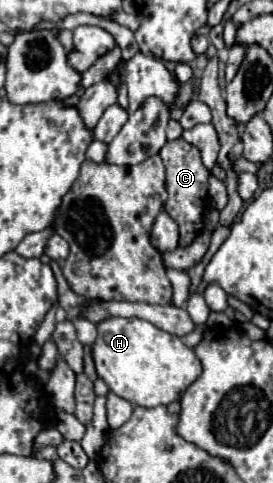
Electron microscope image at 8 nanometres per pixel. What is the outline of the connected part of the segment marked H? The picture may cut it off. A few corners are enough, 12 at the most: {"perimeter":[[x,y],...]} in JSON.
{"perimeter":[[141,318],[97,324],[109,390],[167,406],[201,374],[179,336]]}

